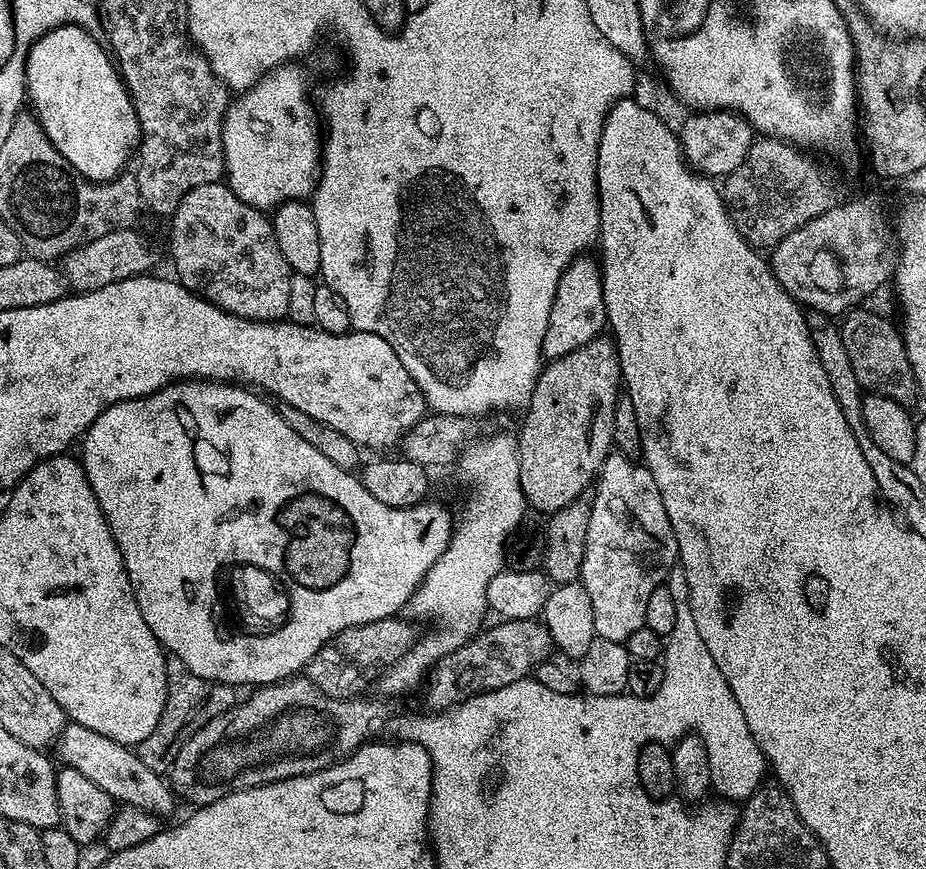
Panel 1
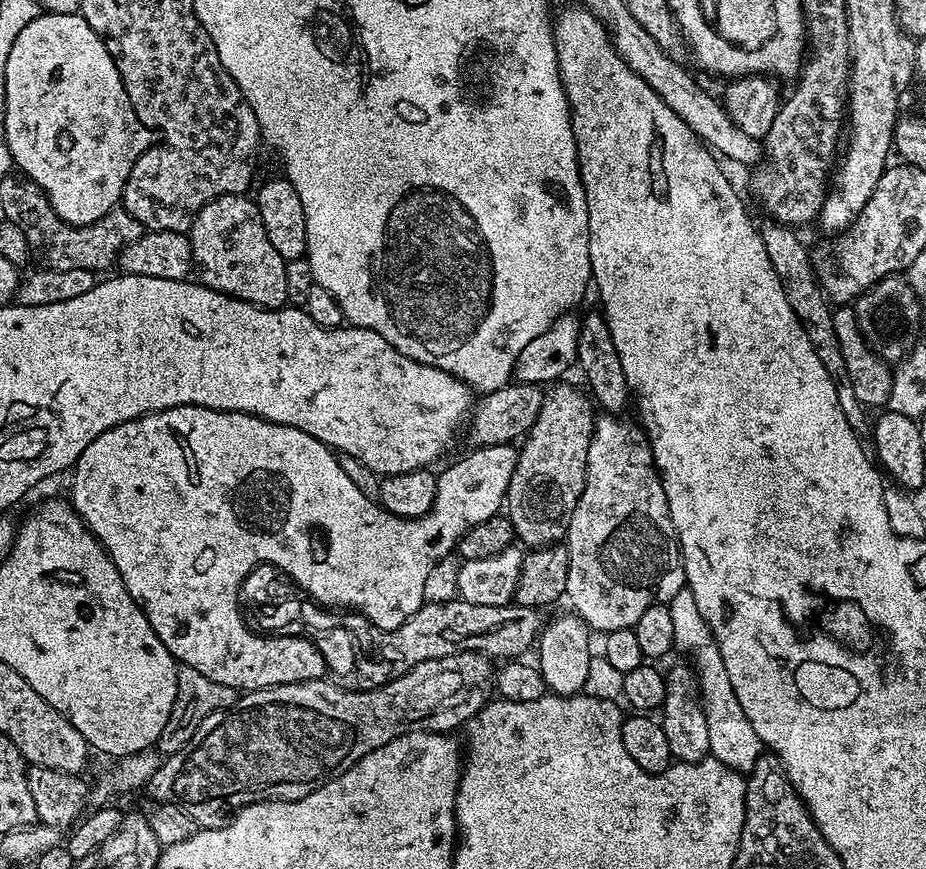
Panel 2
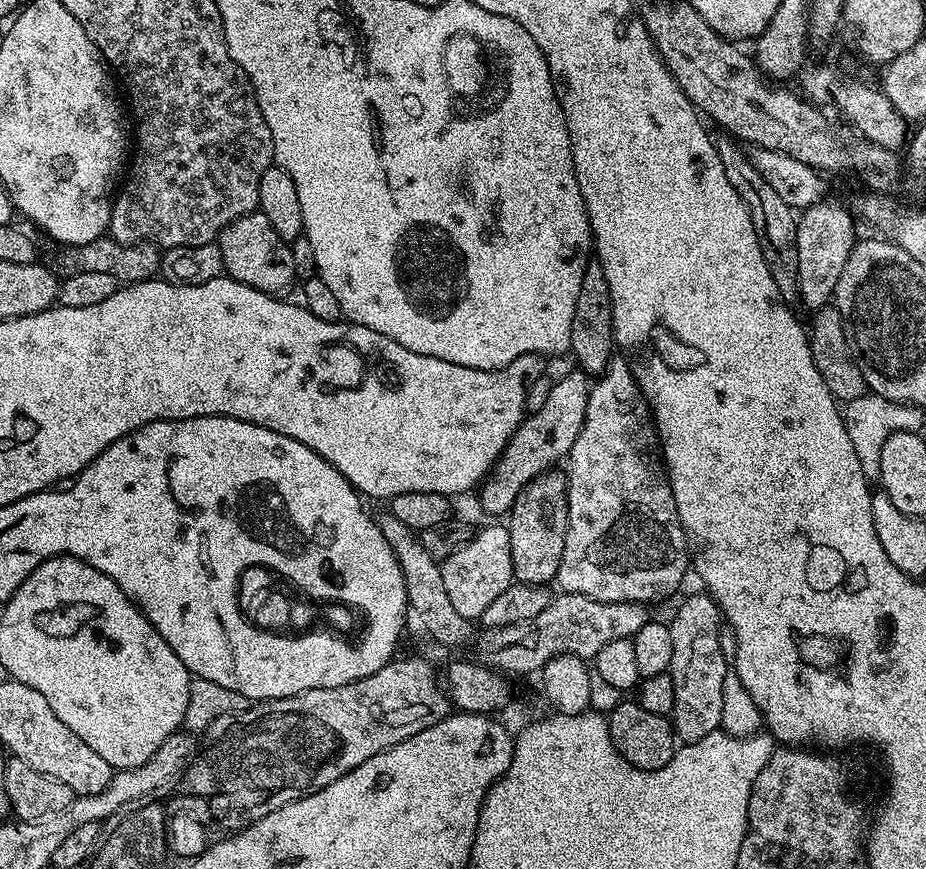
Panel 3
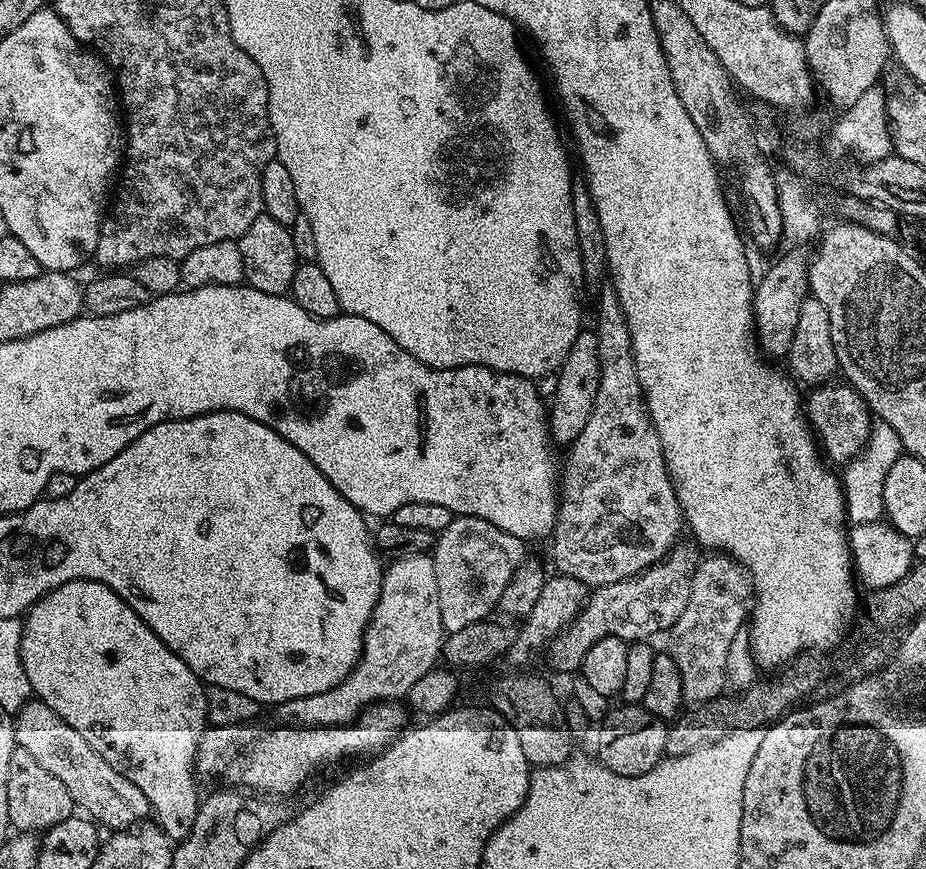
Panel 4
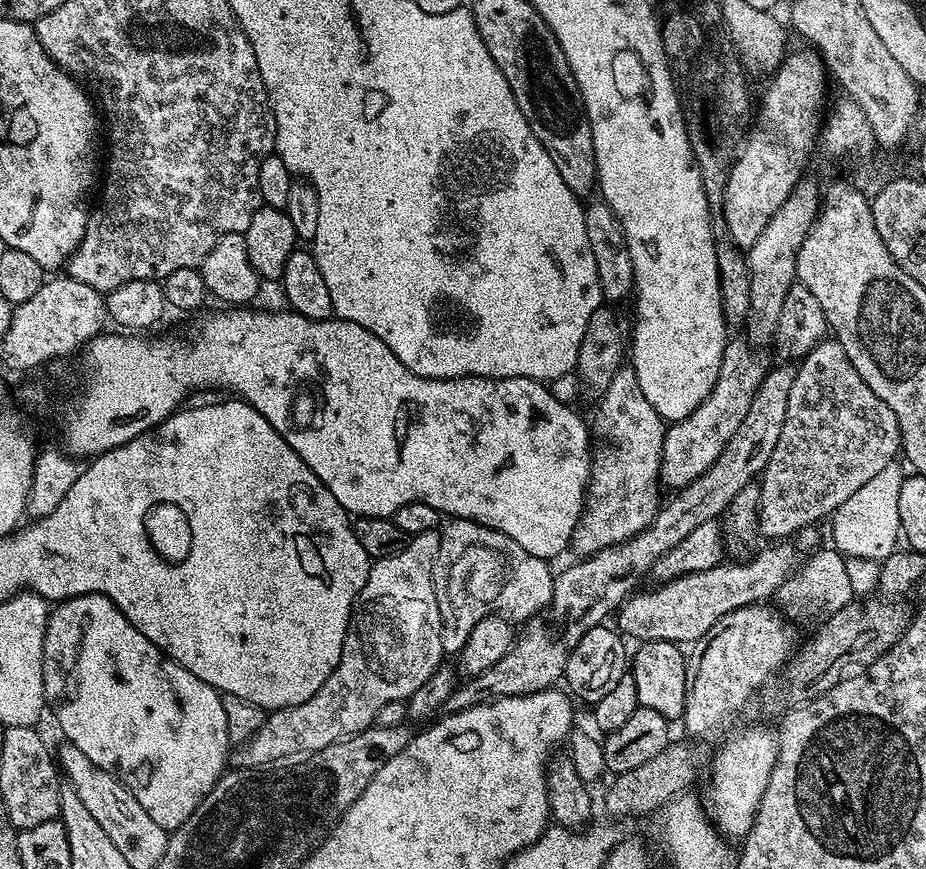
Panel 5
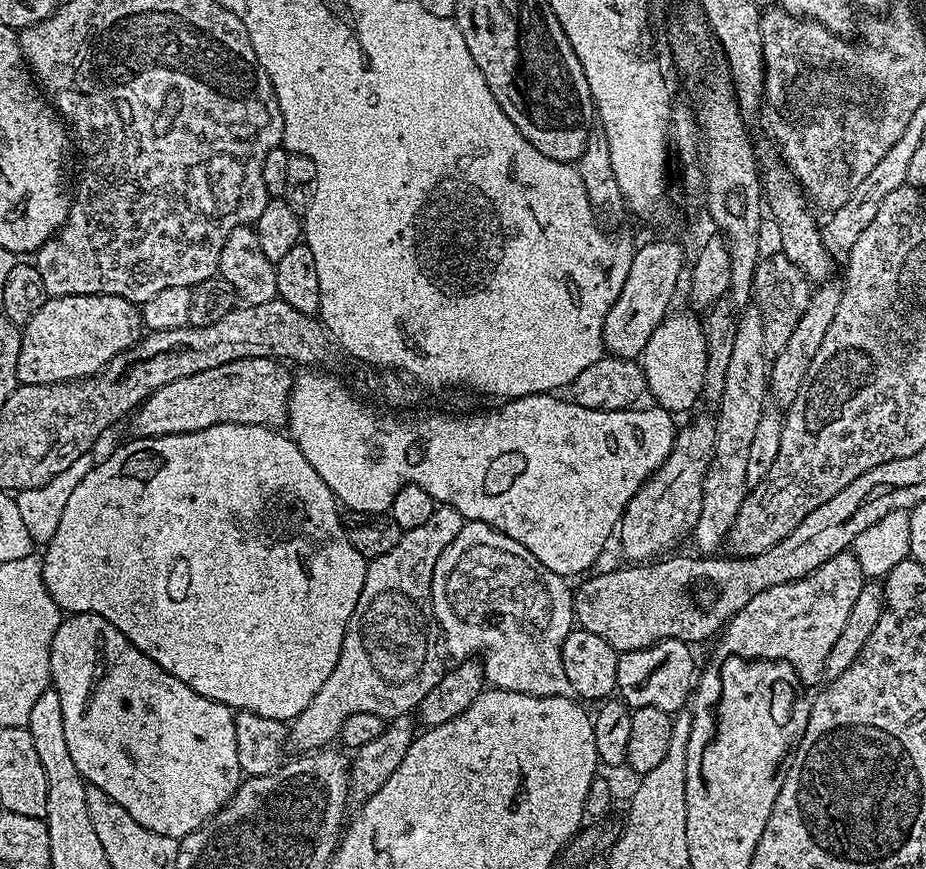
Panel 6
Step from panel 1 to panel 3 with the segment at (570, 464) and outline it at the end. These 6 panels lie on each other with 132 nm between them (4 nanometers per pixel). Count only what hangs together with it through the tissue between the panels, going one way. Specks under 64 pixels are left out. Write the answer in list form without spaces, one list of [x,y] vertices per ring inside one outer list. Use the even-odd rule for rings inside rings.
[[[549,470],[535,476],[518,494],[512,511],[507,513],[510,534],[510,558],[513,581],[521,584],[548,586],[562,566],[562,550],[566,547],[568,529],[568,478],[563,471]]]

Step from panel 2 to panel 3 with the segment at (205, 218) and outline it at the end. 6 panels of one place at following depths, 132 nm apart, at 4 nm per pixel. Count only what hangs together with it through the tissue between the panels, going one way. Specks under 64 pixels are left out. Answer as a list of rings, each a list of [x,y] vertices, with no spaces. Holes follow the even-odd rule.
[[[254,211],[230,222],[220,232],[218,237],[224,272],[233,280],[242,282],[254,290],[267,296],[283,297],[284,292],[292,288],[292,283],[297,283],[298,277],[294,270],[294,254],[289,241],[283,240],[270,226],[266,214]]]

